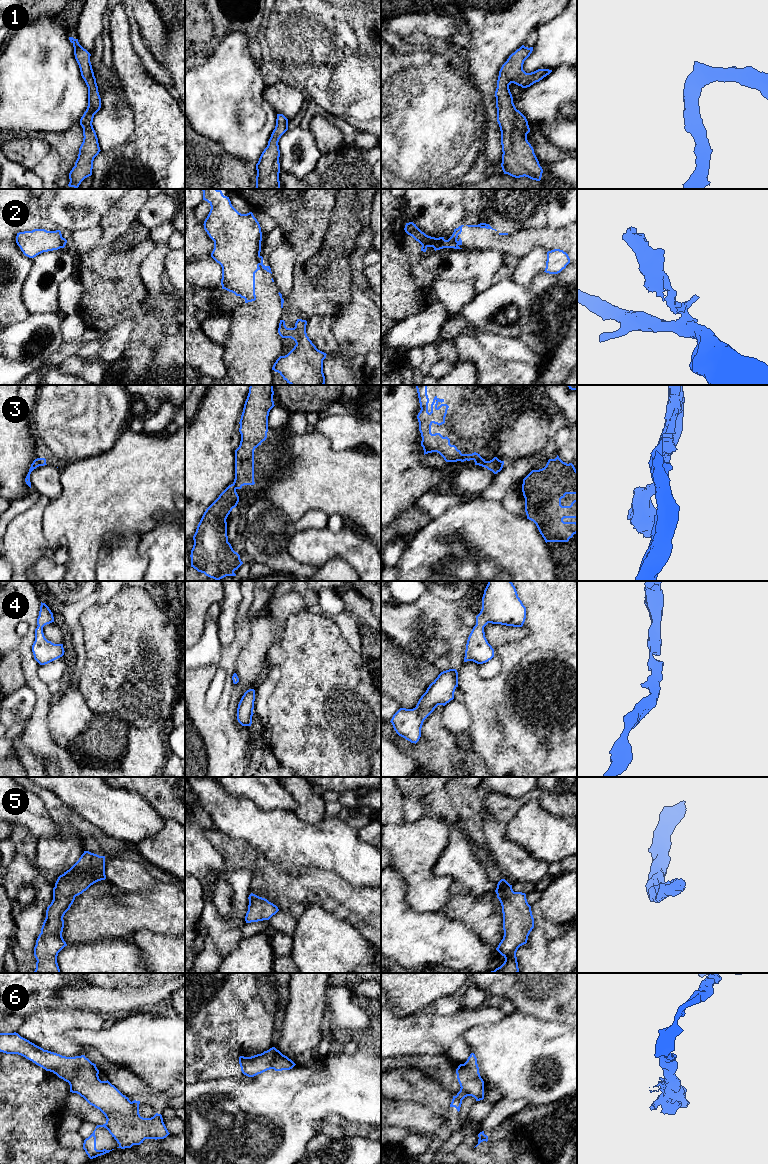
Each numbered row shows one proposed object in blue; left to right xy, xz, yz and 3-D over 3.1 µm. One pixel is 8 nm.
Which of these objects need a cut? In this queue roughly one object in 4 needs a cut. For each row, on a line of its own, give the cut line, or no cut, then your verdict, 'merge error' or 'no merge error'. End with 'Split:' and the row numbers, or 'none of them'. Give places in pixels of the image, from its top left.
1: no cut | no merge error
2: xz (259, 255), (260, 264) | merge error
3: no cut | no merge error
4: no cut | no merge error
5: no cut | no merge error
6: no cut | no merge error
Split: 2

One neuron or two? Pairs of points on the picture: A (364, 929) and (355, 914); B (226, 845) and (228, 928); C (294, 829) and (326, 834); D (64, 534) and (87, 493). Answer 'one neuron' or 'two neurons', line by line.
A: two neurons
B: two neurons
C: one neuron
D: one neuron

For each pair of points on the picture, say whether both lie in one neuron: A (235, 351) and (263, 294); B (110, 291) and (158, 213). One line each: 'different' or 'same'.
A: same
B: different

